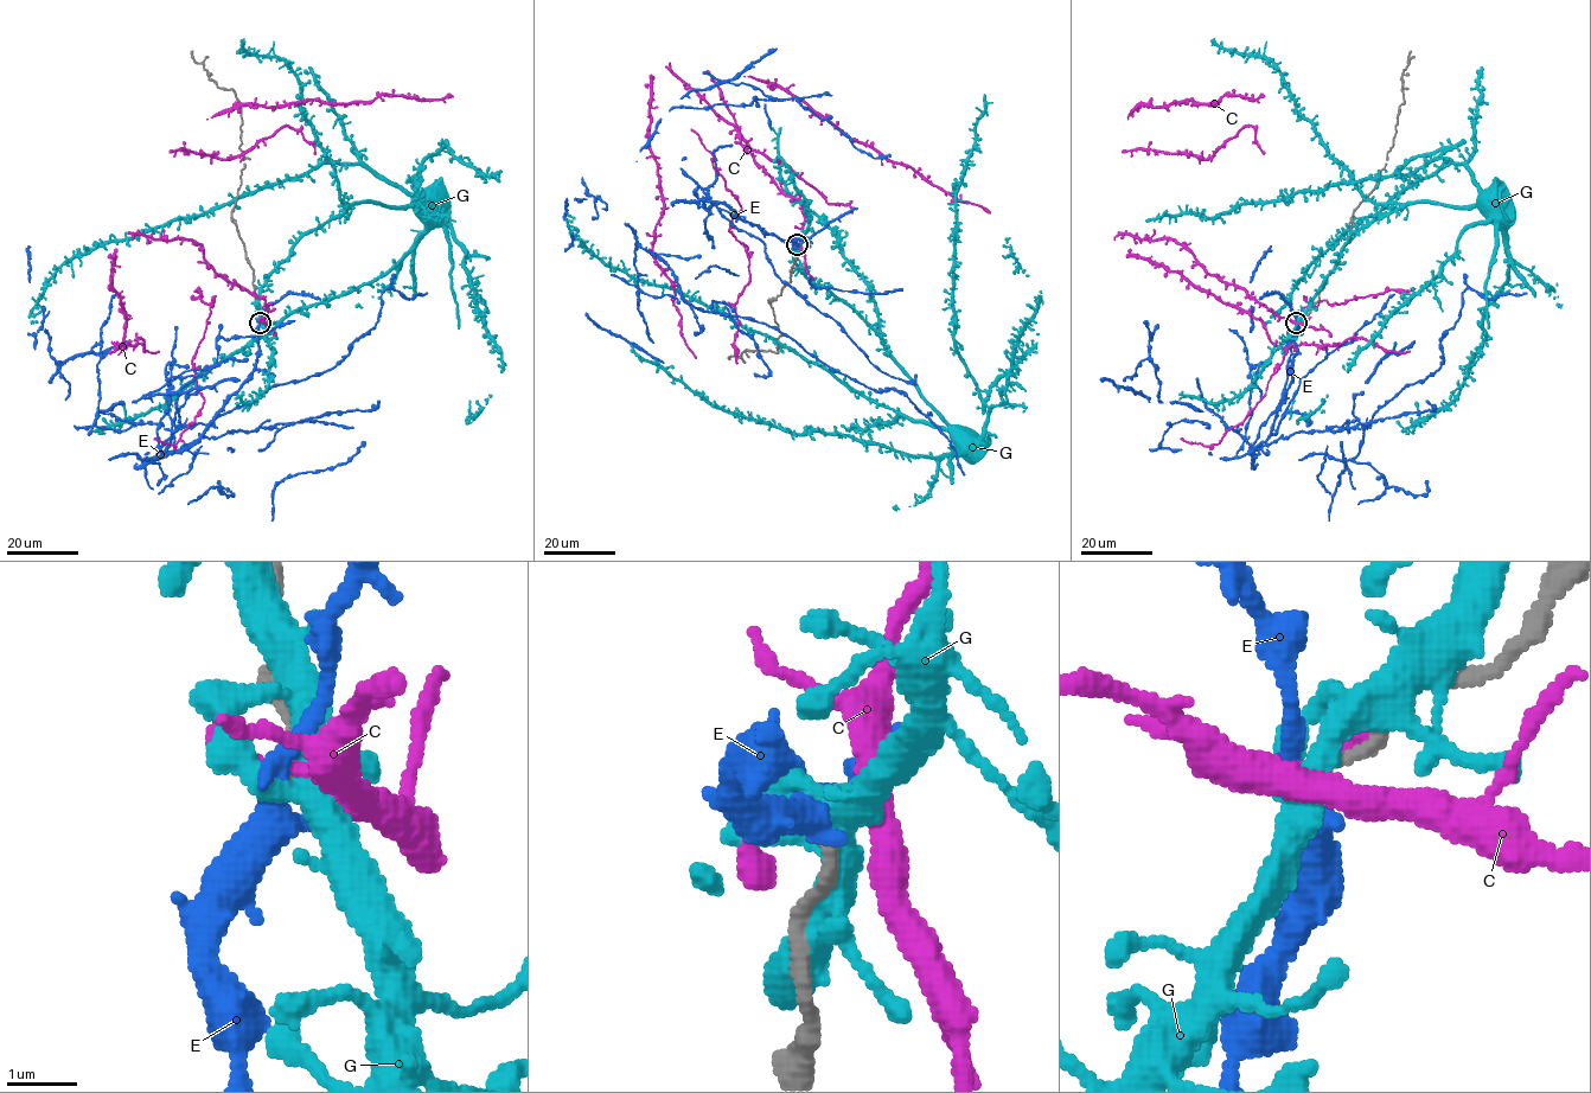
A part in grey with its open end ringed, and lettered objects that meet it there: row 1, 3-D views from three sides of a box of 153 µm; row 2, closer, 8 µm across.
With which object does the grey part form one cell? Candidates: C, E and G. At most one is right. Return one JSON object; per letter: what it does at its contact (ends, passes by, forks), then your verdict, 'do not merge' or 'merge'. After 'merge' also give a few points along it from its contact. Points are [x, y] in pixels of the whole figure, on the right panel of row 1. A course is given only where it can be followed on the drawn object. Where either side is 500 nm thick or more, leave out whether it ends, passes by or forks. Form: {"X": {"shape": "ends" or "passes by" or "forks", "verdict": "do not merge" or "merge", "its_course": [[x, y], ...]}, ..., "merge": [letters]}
{"C": {"shape": "forks", "verdict": "do not merge"}, "E": {"shape": "passes by", "verdict": "do not merge"}, "G": {"shape": "forks", "verdict": "do not merge"}, "merge": []}

